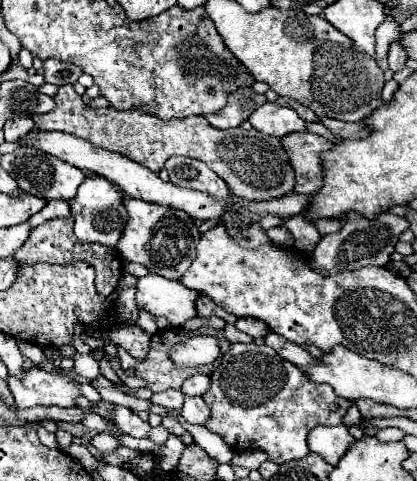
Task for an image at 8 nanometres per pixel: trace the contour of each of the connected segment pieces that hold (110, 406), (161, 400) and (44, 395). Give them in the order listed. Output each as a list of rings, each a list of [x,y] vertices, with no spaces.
[[[98,401],[90,407],[90,413],[96,413],[104,419],[112,419],[112,411],[114,411],[114,403],[108,403],[108,401]]]
[[[168,389],[168,391],[162,391],[162,393],[154,393],[152,403],[158,403],[158,405],[164,405],[168,409],[178,409],[180,411],[182,403],[184,403],[184,395],[178,389]]]
[[[30,367],[20,377],[8,375],[6,383],[20,409],[34,405],[72,407],[74,399],[78,397],[78,387],[74,385],[72,377],[48,373],[40,367]]]

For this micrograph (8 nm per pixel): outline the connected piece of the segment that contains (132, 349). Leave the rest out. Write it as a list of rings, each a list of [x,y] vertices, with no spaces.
[[[120,325],[120,329],[112,329],[112,341],[128,351],[136,361],[144,361],[148,355],[148,333],[138,325]]]

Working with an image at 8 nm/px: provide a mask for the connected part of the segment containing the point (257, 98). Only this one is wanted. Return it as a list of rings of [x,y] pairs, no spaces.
[[[240,87],[234,93],[228,93],[228,103],[216,113],[206,113],[204,117],[218,129],[230,129],[238,127],[242,121],[246,121],[260,105],[266,103],[264,95],[254,93],[250,87]]]

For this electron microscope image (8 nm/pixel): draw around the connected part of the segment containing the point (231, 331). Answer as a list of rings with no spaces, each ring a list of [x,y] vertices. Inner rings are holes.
[[[226,324],[224,327],[224,335],[231,344],[234,343],[252,343],[254,339],[242,331],[238,331],[234,324]]]

